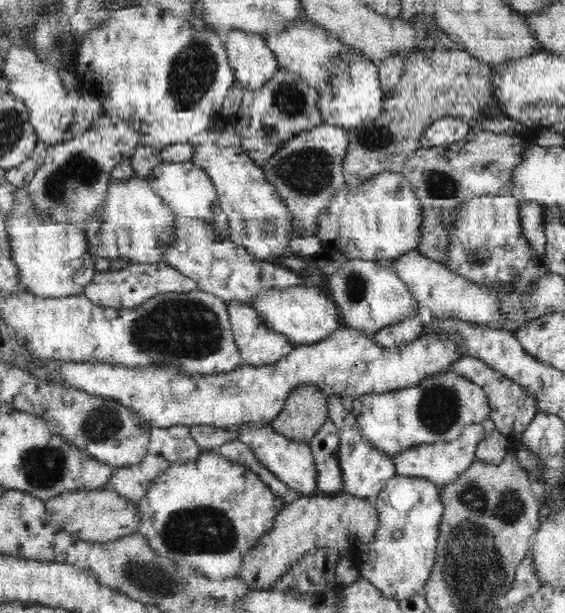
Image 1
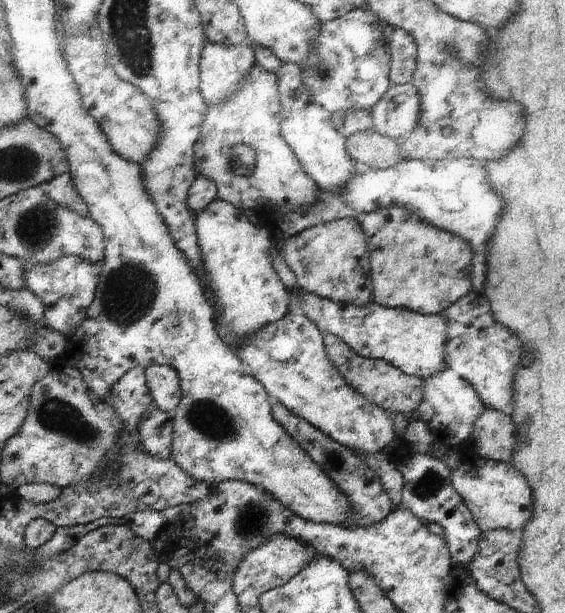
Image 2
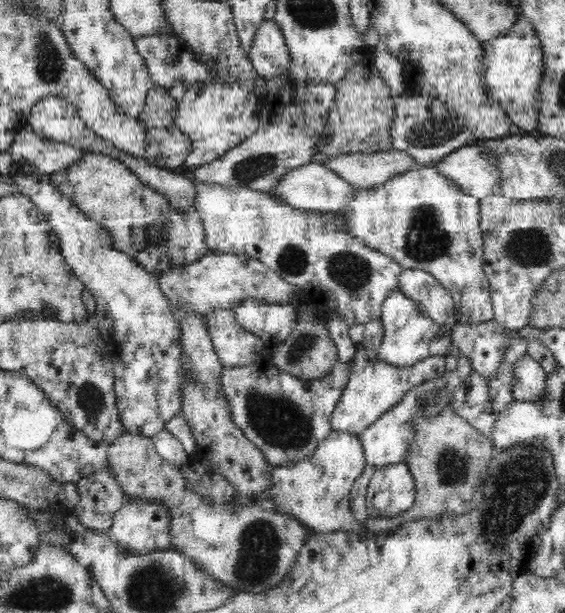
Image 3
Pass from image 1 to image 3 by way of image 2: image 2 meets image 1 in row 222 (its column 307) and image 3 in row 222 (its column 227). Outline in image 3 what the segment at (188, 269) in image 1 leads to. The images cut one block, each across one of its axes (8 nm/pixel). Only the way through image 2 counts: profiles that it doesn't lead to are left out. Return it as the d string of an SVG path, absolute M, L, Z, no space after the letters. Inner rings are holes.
M86 151L72 166L52 172L51 179L60 192L71 198L80 211L86 213L86 217L96 221L109 232L116 251L136 259L148 273L171 272L173 268L182 268L184 264L196 262L211 254L205 244L205 232L199 213L194 208L185 213L175 212L164 195L142 183L138 176L119 160Z

